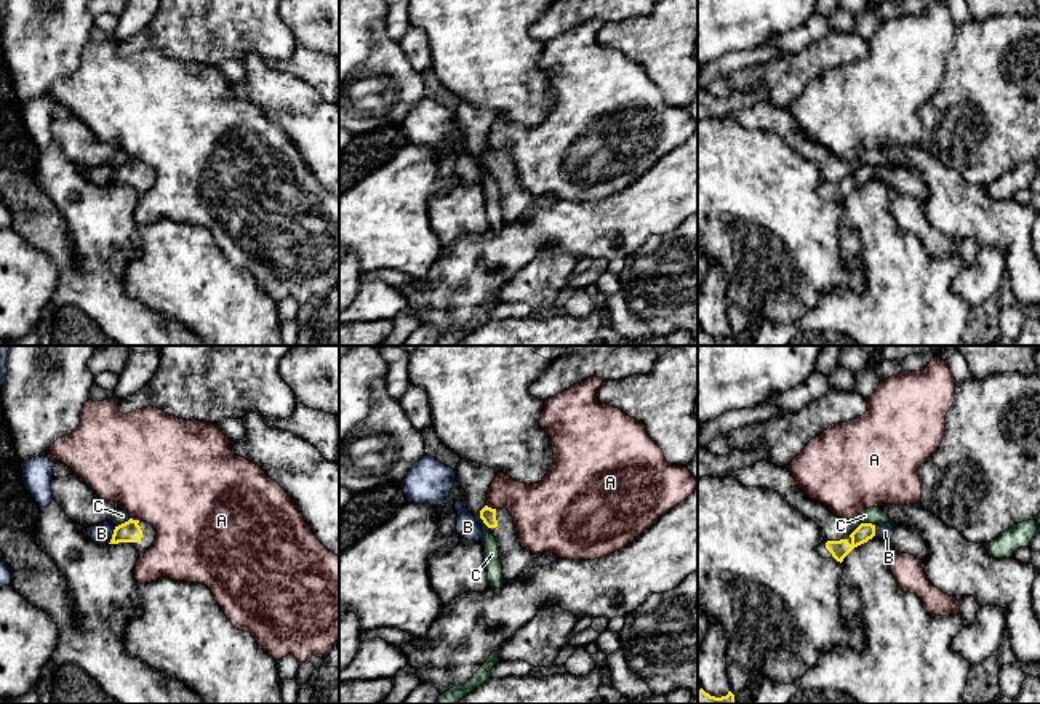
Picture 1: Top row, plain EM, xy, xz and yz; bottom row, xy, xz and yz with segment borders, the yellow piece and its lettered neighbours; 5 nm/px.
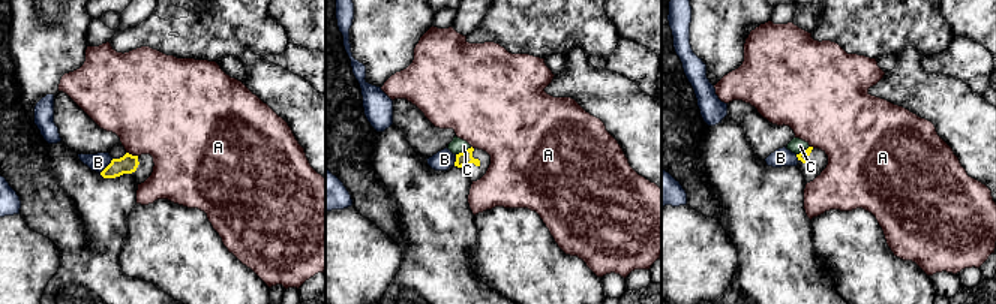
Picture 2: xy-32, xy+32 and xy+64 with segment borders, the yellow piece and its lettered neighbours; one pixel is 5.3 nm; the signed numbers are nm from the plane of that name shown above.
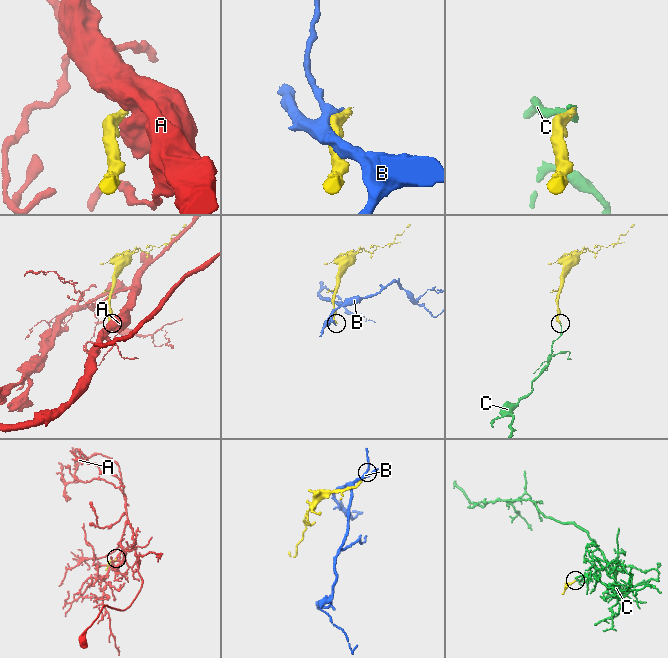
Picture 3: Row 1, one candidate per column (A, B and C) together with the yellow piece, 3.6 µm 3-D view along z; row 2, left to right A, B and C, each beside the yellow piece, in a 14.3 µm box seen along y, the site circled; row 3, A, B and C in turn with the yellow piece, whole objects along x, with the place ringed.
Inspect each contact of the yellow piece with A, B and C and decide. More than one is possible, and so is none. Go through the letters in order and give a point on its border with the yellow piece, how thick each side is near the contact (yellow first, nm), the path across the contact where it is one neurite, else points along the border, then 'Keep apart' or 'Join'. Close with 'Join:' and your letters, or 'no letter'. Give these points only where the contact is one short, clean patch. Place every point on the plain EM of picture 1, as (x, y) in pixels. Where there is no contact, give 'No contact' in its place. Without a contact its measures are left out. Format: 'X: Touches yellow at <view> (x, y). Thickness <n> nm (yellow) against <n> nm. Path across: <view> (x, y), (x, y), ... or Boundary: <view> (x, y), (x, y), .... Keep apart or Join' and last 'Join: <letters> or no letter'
A: Touches yellow at xy (135, 162). Thickness 110 nm (yellow) against 460 nm. Keep apart
B: Touches yellow at xy (112, 176). Thickness 110 nm (yellow) against 100 nm. Keep apart
C: Touches yellow at xz (484, 162). Thickness 80 nm (yellow) against 80 nm. Boundary: xz (479, 152), (488, 170). Keep apart
Join: no letter

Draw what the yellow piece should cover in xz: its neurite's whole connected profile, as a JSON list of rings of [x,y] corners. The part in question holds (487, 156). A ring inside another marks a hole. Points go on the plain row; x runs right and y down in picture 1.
[[[485,147],[480,152],[480,160],[498,182],[504,222],[525,219],[531,210],[550,206],[558,200],[550,194],[531,195],[525,192],[507,150],[491,150]]]

